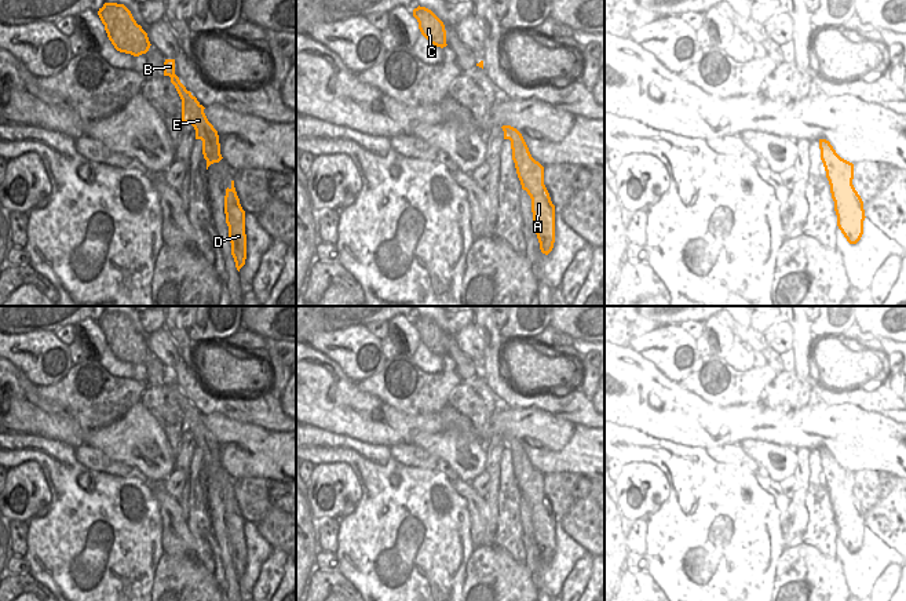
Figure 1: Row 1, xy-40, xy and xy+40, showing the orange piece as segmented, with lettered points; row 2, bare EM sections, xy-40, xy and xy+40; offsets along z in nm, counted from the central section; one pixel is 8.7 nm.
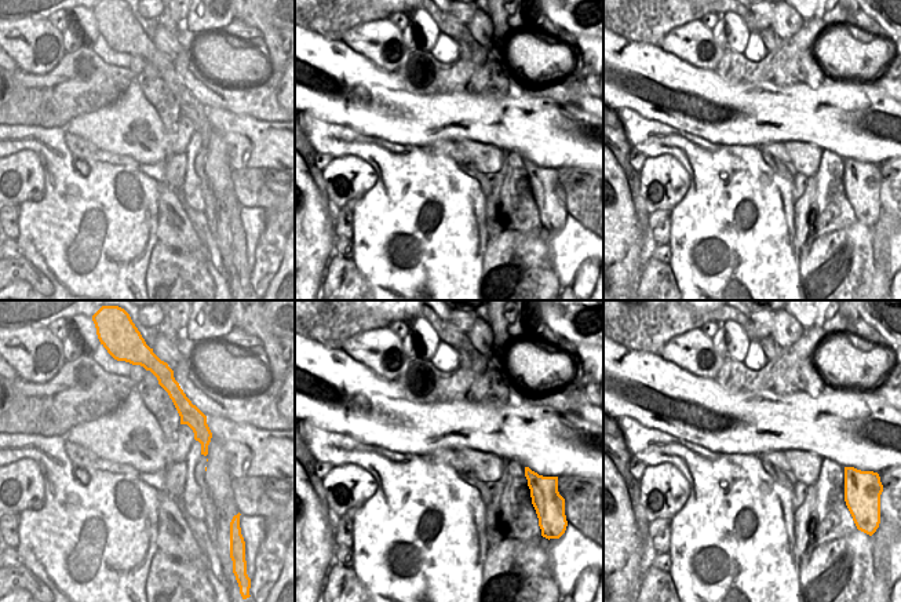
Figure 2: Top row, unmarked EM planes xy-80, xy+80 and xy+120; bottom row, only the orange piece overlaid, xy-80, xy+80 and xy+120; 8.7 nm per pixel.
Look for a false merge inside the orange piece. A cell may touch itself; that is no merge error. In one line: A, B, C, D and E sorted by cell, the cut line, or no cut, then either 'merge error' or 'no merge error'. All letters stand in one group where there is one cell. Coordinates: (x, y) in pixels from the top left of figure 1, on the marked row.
A B C D E; no cut; no merge error

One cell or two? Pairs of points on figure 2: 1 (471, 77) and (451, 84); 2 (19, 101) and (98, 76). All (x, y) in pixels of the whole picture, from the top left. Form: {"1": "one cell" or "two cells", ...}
{"1": "two cells", "2": "one cell"}

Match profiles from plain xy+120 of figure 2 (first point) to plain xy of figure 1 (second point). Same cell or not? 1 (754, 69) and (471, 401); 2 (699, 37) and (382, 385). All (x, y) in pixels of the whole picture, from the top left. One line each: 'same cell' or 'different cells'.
1: different cells
2: different cells

